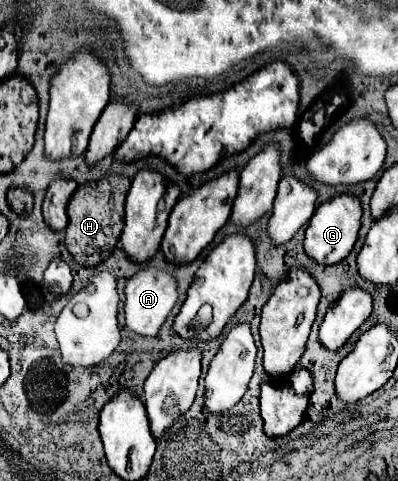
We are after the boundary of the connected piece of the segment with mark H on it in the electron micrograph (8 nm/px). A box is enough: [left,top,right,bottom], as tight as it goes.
[65,174,131,268]

